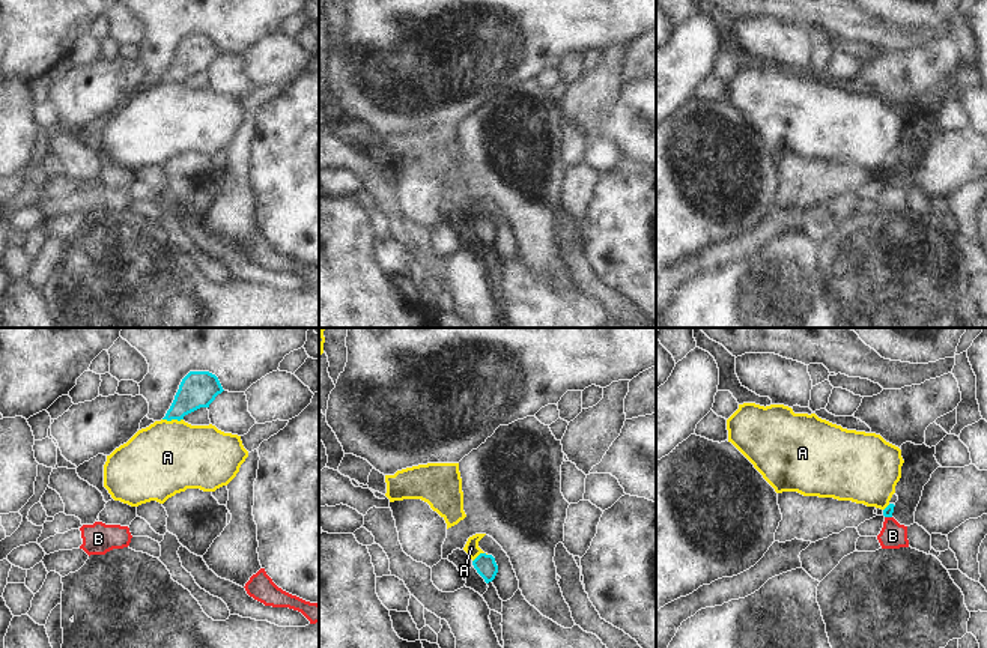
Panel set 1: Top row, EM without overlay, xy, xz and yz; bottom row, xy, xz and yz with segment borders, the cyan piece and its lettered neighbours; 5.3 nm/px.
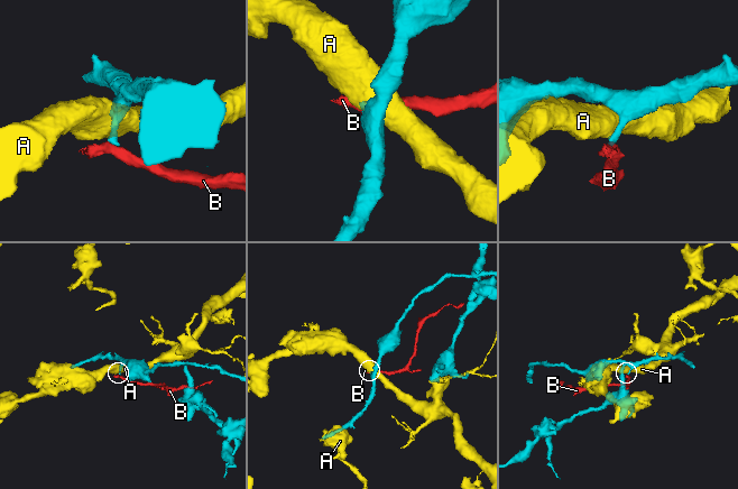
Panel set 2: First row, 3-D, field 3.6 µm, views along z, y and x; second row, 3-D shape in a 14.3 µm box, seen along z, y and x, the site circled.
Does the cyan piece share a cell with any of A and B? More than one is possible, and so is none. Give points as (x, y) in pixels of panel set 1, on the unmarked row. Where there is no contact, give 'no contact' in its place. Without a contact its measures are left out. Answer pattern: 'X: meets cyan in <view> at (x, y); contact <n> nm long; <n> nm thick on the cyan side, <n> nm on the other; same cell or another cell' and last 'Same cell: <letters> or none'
A: meets cyan in xy at (173, 81); contact 110 nm long; 190 nm thick on the cyan side, 400 nm on the other; another cell
B: meets cyan in yz at (888, 179); contact 40 nm long; 50 nm thick on the cyan side, 140 nm on the other; another cell
Same cell: none

